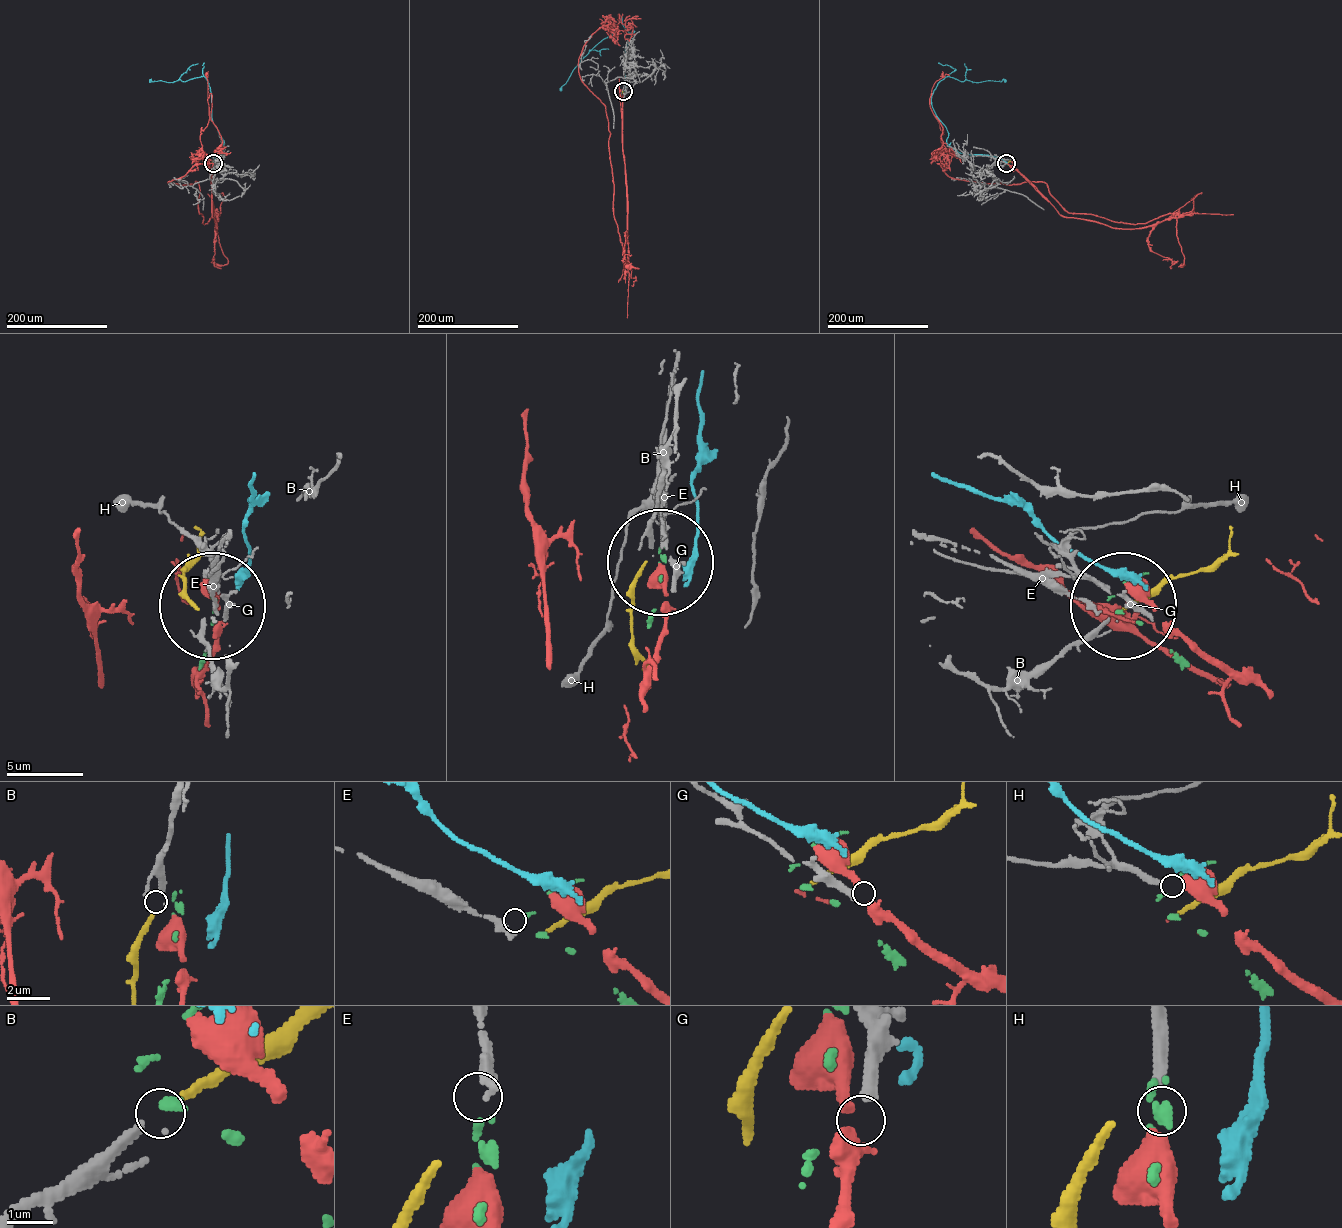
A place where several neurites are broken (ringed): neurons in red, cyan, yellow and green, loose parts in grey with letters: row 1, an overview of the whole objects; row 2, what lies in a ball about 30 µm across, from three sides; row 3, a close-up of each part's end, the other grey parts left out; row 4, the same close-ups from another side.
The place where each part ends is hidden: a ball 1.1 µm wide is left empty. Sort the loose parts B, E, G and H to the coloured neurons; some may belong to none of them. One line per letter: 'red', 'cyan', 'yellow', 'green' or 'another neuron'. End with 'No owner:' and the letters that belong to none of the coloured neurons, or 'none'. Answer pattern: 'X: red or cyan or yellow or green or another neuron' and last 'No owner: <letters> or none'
B: yellow
E: green
G: another neuron
H: red
No owner: G

